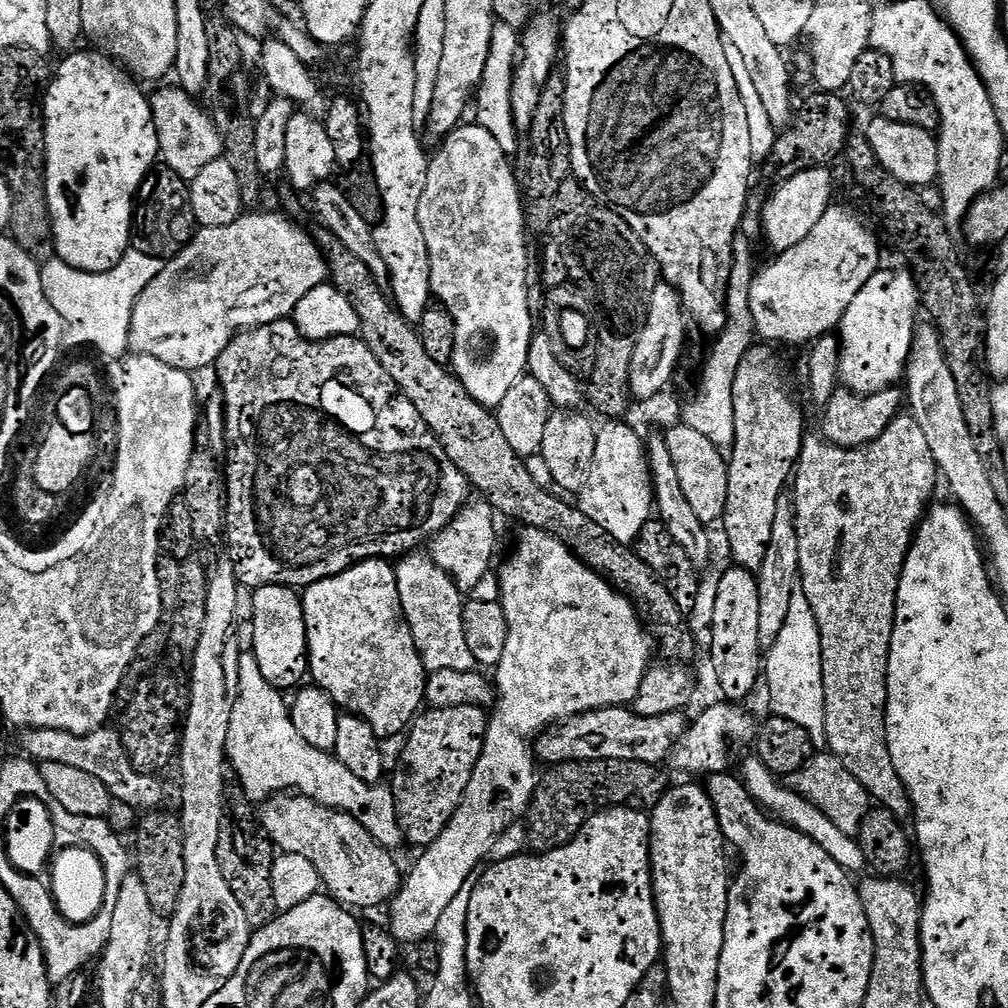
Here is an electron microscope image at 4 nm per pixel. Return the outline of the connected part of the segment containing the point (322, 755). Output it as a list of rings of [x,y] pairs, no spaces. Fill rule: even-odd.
[[[244,650],[240,653],[240,665],[238,666],[238,678],[240,689],[238,698],[234,702],[234,714],[230,714],[230,734],[228,735],[228,764],[236,771],[244,792],[252,800],[263,802],[277,794],[284,794],[291,790],[301,796],[307,796],[315,800],[317,804],[324,804],[328,808],[335,808],[338,812],[349,812],[365,830],[374,837],[383,848],[396,850],[402,844],[402,833],[400,823],[396,821],[396,803],[392,797],[392,789],[388,786],[377,786],[367,784],[342,766],[342,762],[336,759],[335,755],[318,750],[310,746],[294,730],[294,722],[289,705],[284,704],[281,689],[270,686],[266,678],[262,678],[262,670],[258,666],[256,657],[251,651]]]

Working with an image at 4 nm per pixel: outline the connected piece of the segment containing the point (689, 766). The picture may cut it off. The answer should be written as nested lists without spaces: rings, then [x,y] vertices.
[[[726,701],[695,717],[684,736],[676,743],[670,762],[688,774],[709,776],[725,773],[729,769],[728,741],[749,747],[759,736],[758,720],[741,708],[737,703]]]

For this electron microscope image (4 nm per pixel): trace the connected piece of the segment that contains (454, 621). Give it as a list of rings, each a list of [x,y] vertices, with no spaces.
[[[418,552],[405,555],[397,563],[395,569],[403,614],[414,636],[415,648],[419,652],[419,657],[422,658],[425,671],[429,673],[438,670],[474,670],[476,663],[466,643],[463,591],[456,587],[455,581],[448,572],[437,566],[431,557],[420,556]]]

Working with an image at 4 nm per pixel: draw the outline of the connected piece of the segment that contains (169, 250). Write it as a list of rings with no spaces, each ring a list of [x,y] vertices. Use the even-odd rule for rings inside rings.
[[[152,174],[144,181],[142,192],[148,197],[145,200],[143,197],[135,209],[134,227],[130,241],[131,247],[135,251],[156,256],[162,262],[167,262],[177,256],[192,241],[198,228],[196,216],[192,213],[189,181],[173,175],[169,175],[167,179],[159,180],[156,174]]]

